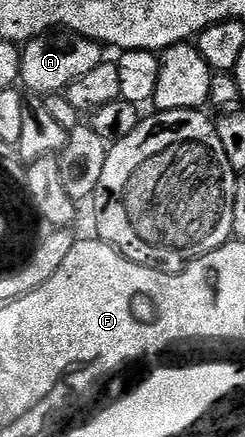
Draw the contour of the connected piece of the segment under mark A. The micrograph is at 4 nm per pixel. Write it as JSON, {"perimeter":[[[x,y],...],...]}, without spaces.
{"perimeter":[[[69,31],[33,37],[31,41],[21,46],[20,52],[22,55],[18,72],[20,85],[30,95],[62,93],[69,85],[88,75],[88,71],[100,67],[104,60],[103,46],[97,41]]]}

